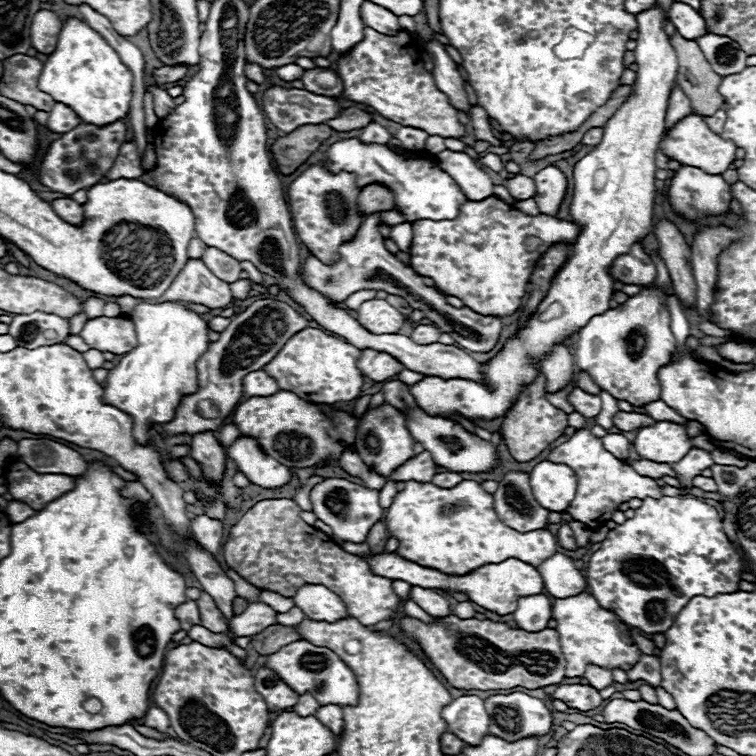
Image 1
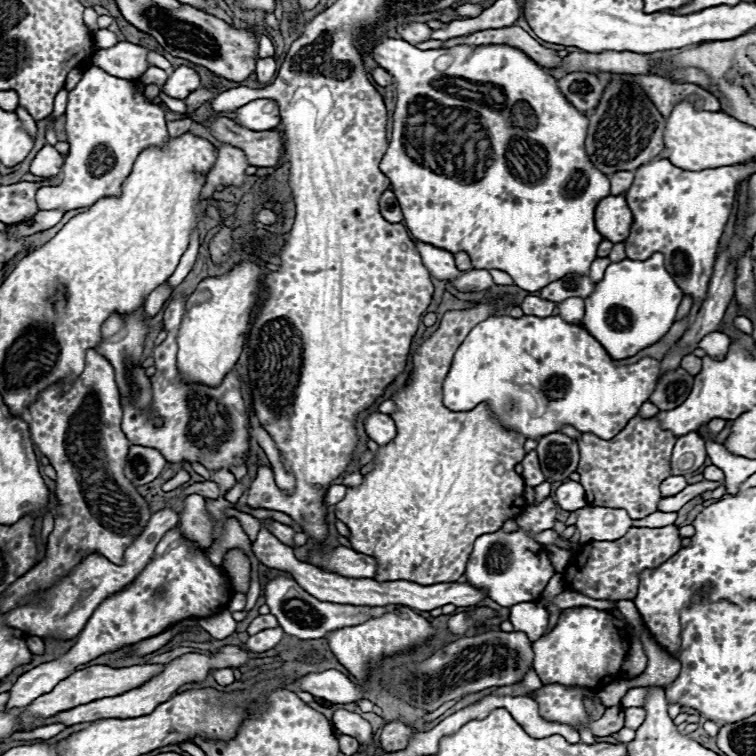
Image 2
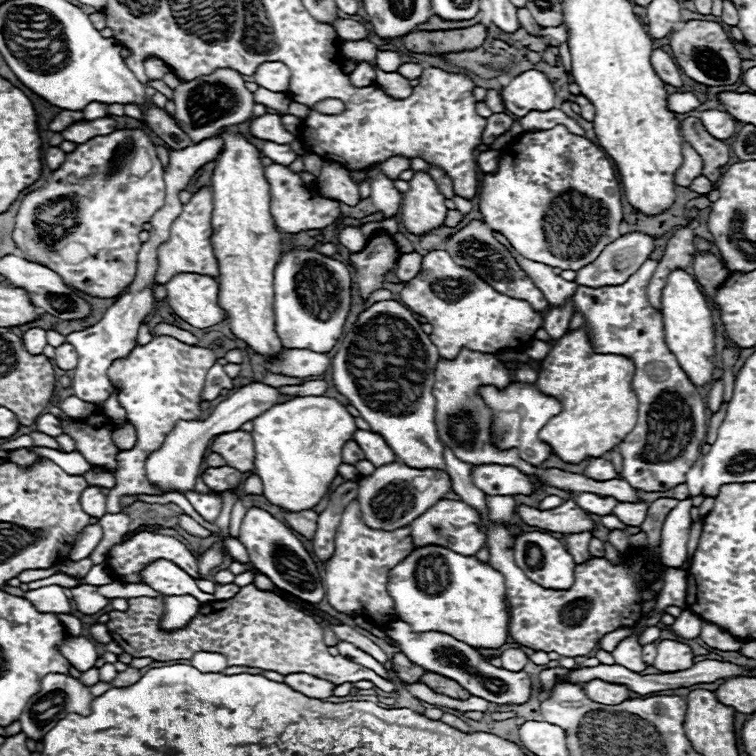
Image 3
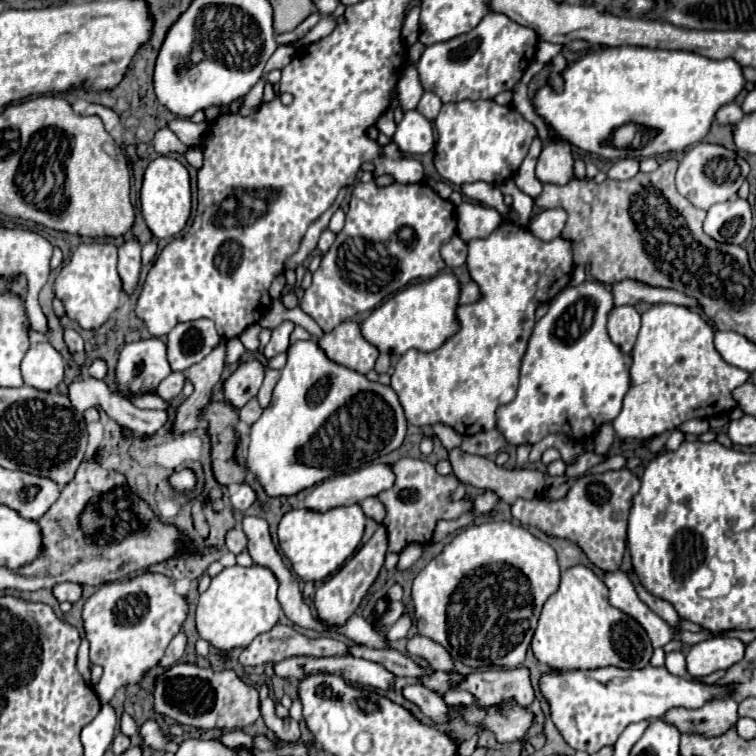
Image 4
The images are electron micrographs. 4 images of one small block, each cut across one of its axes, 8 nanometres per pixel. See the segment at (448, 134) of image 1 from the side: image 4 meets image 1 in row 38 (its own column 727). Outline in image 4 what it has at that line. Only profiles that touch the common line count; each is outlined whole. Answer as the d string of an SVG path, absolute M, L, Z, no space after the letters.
M654 304L642 312L642 328L638 332L632 356L632 390L628 392L628 398L624 398L622 412L616 416L612 426L618 438L640 440L654 454L660 454L666 448L668 436L678 430L686 420L712 418L732 412L738 406L732 390L742 386L750 378L746 370L730 366L718 354L718 350L714 348L714 328L702 318L702 314L678 304Z

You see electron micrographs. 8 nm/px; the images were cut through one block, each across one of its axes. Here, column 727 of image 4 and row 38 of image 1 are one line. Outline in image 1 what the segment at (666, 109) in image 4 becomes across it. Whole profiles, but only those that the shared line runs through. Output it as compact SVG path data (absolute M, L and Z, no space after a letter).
M68 18L62 24L56 50L44 62L38 88L56 102L70 106L82 122L106 126L126 118L132 100L132 80L134 74L120 60L120 54L96 30L78 18Z

